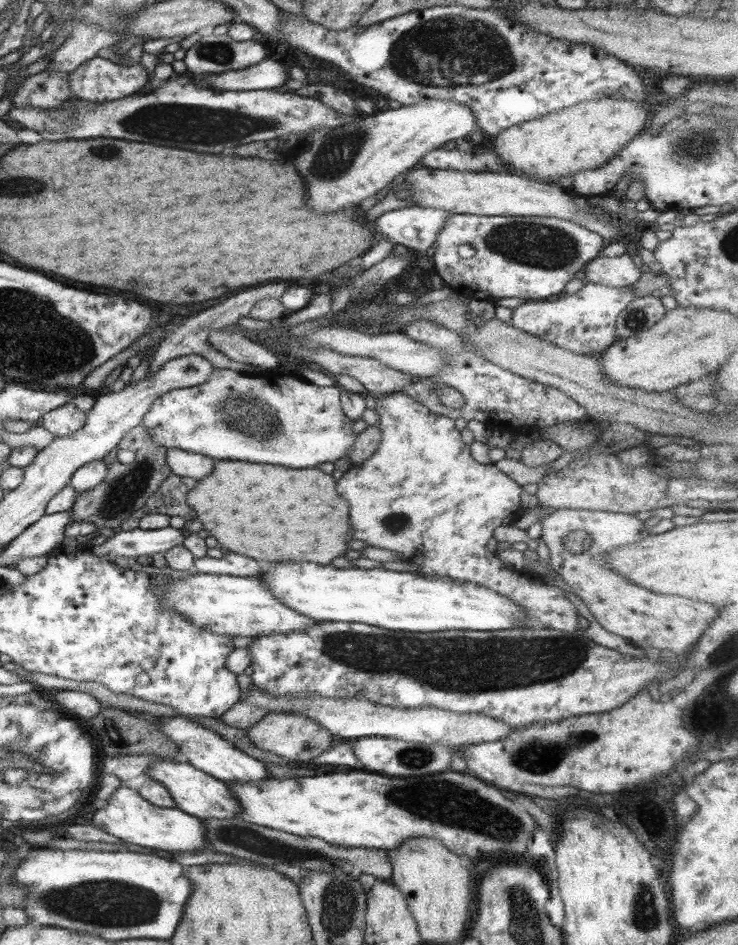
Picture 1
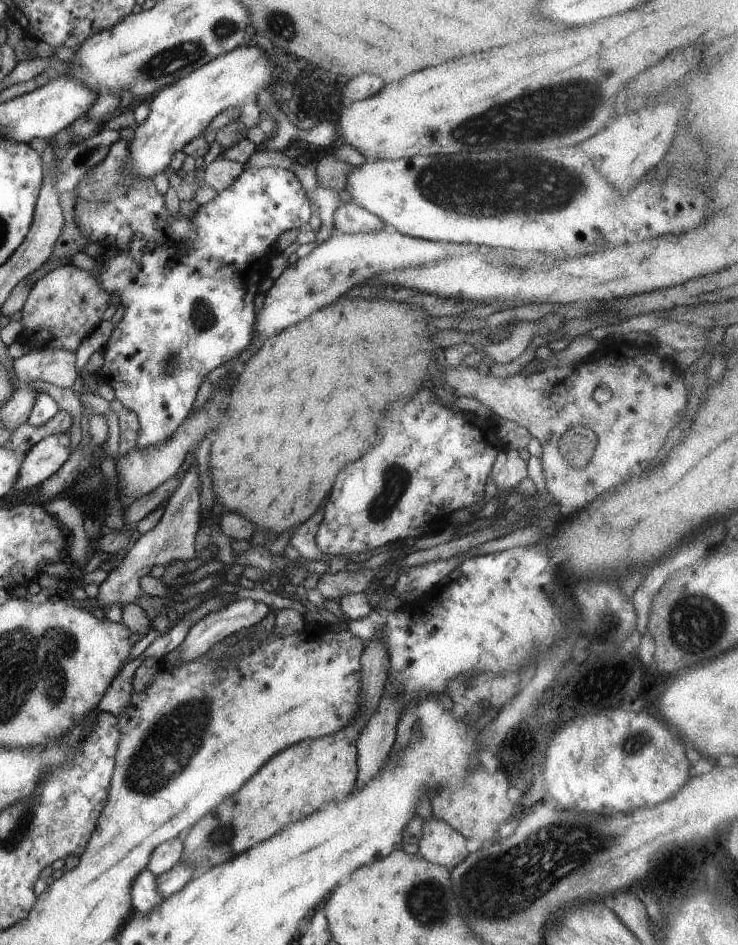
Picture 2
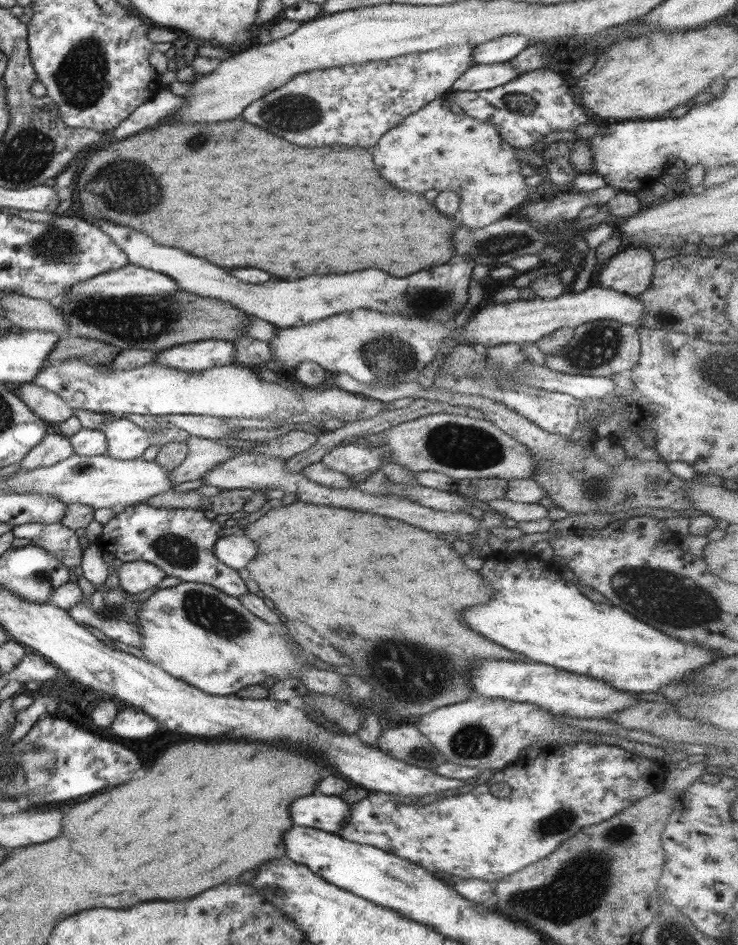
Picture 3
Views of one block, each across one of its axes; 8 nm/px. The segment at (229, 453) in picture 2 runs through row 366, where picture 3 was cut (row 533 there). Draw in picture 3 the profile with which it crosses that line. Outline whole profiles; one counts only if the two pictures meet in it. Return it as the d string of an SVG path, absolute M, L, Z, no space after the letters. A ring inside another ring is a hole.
M292 497L268 508L257 521L247 525L243 534L252 543L258 542L260 556L256 554L245 568L252 580L258 582L264 596L270 598L286 618L306 622L334 648L348 656L352 660L354 674L370 682L374 696L390 706L390 710L382 710L381 713L390 711L392 716L402 720L411 718L411 722L414 722L413 716L419 717L476 695L473 690L470 692L466 684L468 664L472 658L524 660L522 655L514 656L516 652L492 644L484 640L484 636L476 636L476 632L464 626L460 612L464 608L488 602L494 591L479 570L469 569L463 558L452 549L453 546L446 540L436 538L432 532L424 532L394 518L320 506ZM434 570L440 570L440 576L446 576L448 582L438 584L438 572Z

